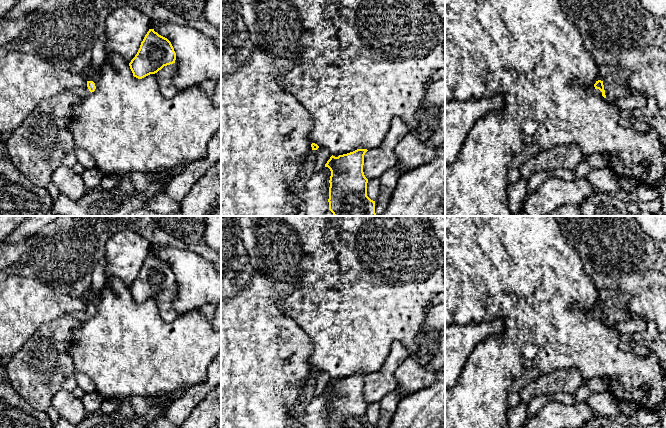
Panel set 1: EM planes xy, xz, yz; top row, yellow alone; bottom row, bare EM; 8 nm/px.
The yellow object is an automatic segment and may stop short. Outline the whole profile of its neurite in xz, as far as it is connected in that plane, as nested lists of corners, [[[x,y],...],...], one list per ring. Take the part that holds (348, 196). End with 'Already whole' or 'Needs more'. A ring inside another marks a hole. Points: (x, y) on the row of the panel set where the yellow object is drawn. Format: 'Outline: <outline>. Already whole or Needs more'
Outline: [[[357,149],[353,152],[331,156],[325,164],[331,171],[329,187],[329,210],[334,216],[377,216],[375,201],[367,196],[368,179],[363,172],[364,155],[367,149]]]. Already whole

